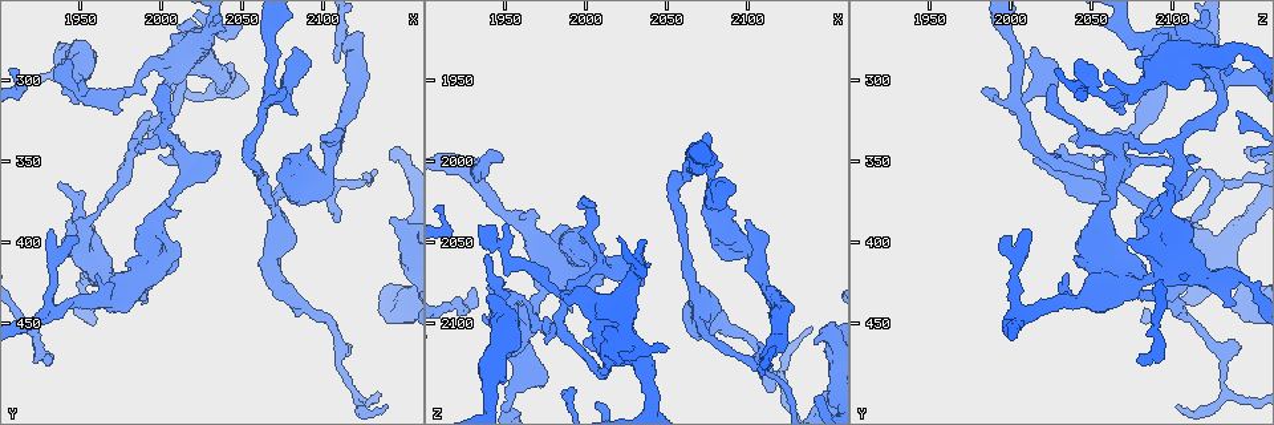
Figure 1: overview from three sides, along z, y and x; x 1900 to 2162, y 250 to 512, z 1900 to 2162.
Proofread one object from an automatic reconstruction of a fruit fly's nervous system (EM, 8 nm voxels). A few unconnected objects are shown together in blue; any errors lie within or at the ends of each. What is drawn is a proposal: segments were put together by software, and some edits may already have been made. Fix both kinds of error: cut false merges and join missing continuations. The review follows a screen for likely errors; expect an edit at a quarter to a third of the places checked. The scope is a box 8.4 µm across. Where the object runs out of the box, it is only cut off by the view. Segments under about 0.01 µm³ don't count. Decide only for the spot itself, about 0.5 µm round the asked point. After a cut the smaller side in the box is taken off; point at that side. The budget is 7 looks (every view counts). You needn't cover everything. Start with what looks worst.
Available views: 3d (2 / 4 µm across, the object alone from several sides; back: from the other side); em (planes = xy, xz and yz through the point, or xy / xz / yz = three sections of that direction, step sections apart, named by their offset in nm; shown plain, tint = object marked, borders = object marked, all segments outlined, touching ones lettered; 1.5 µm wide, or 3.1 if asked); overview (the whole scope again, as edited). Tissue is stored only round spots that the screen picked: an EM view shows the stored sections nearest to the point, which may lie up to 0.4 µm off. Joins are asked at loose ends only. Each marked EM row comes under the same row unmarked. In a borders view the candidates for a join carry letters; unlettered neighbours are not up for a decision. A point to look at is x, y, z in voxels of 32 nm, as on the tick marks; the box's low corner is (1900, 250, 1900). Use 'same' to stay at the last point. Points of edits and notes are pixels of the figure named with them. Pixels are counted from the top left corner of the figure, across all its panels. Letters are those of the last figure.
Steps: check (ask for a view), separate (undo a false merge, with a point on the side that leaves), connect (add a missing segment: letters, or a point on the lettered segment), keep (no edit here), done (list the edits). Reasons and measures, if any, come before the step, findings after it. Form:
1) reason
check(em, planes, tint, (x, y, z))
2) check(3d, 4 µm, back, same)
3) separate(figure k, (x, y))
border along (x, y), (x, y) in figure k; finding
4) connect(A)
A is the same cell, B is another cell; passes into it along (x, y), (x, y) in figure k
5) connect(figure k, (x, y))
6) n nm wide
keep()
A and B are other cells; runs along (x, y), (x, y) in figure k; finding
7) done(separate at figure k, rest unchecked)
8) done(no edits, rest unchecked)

closes a loop
check(em, planes, borders, (1984, 340, 2094))

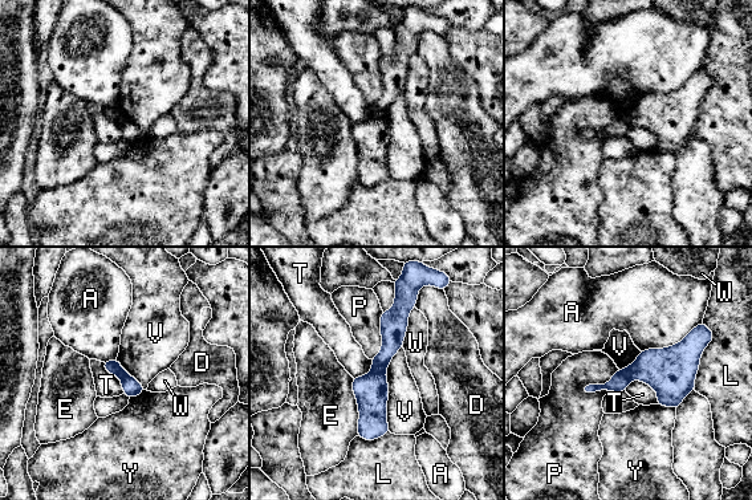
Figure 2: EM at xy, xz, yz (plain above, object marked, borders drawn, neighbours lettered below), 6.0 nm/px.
separate(figure 2, (372, 391))
A, D, E, L, P, T, V, W and Y are other cells; border along (373, 368), (383, 374) in figure 2; two cells meet here

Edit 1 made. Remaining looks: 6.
free end
check(3d, 4 µm, (2036, 346, 2050))

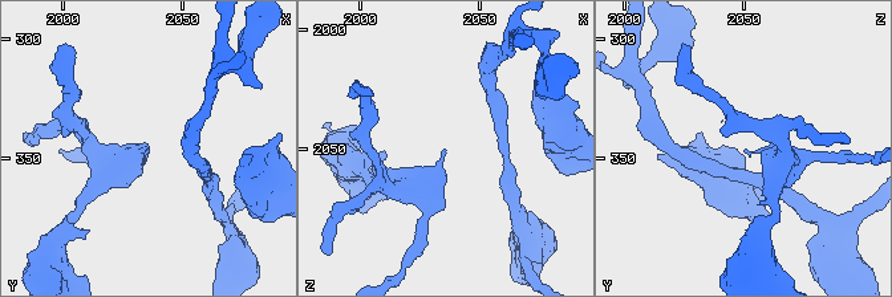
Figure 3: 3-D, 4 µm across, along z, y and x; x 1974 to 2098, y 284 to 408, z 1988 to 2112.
check(em, planes, tint, (2036, 346, 2050))

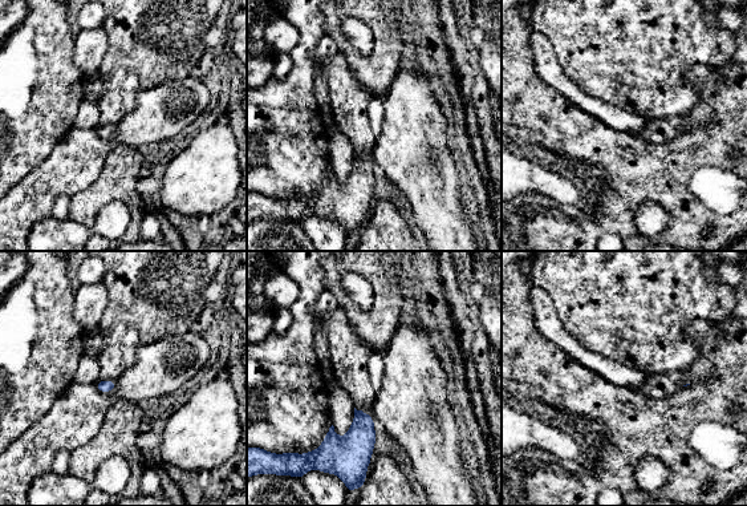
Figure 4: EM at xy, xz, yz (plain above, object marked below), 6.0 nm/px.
see the neighbours
check(em, planes, borders, same)

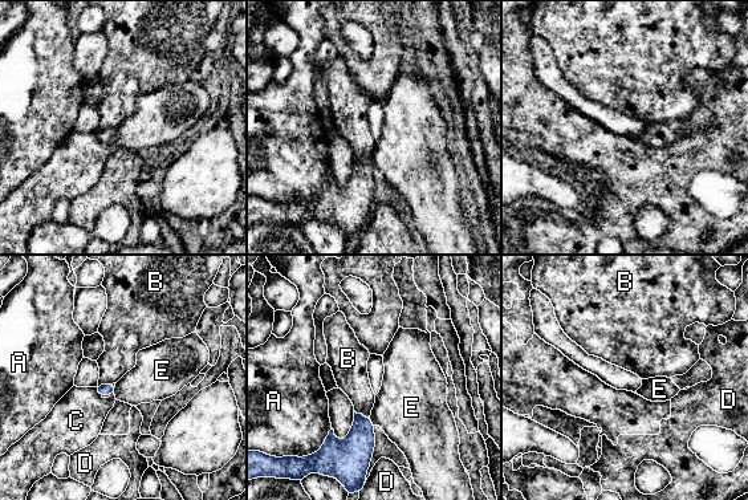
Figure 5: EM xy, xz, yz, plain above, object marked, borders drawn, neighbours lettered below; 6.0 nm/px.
keep()
A, B, C, D and E are other cells; no lettered segment goes on from it

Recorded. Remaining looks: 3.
free end
check(3d, 2 µm, (2110, 388, 2112))

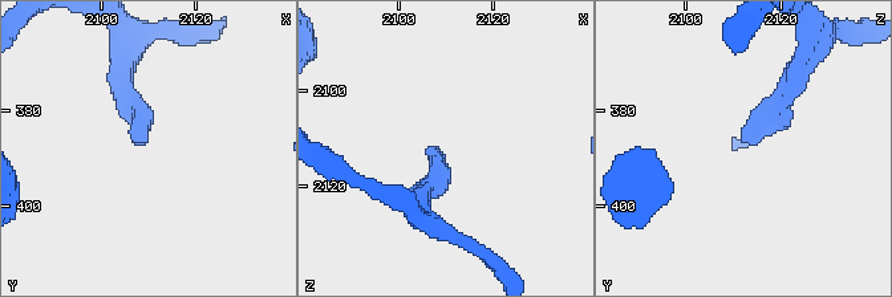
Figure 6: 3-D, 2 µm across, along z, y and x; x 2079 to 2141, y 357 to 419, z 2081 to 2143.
check(em, planes, borders, (2108, 387, 2112))

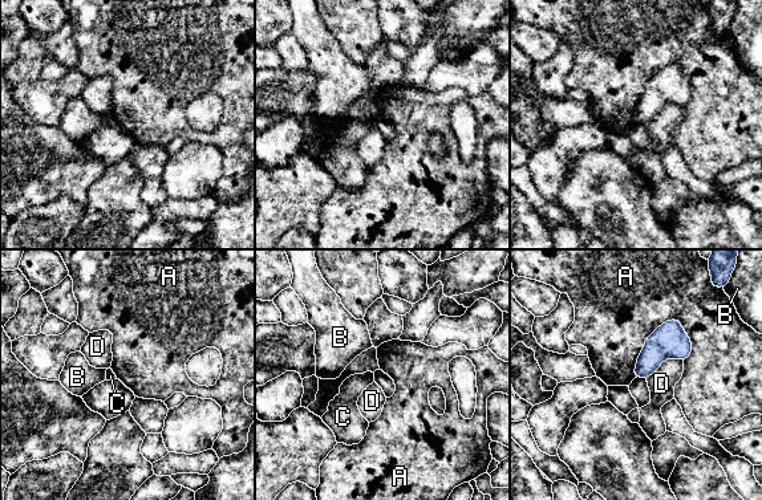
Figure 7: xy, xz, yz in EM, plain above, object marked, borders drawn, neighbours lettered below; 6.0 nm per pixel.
A touches over 440 nm
keep()
A, B, C and D are other cells; border along (677, 318), (647, 338), (635, 377) in figure 7; no lettered segment goes on from it

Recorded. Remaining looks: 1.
done(separate at figure 2, rest unchecked)

